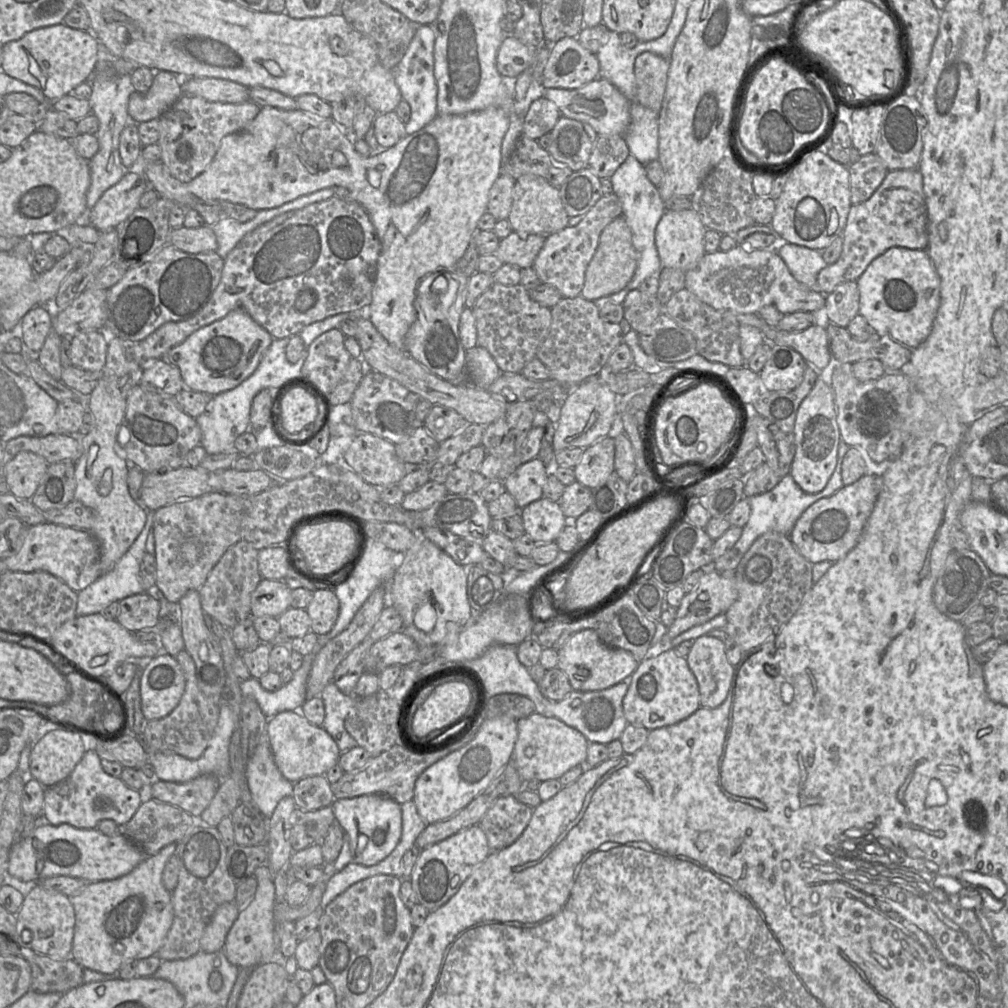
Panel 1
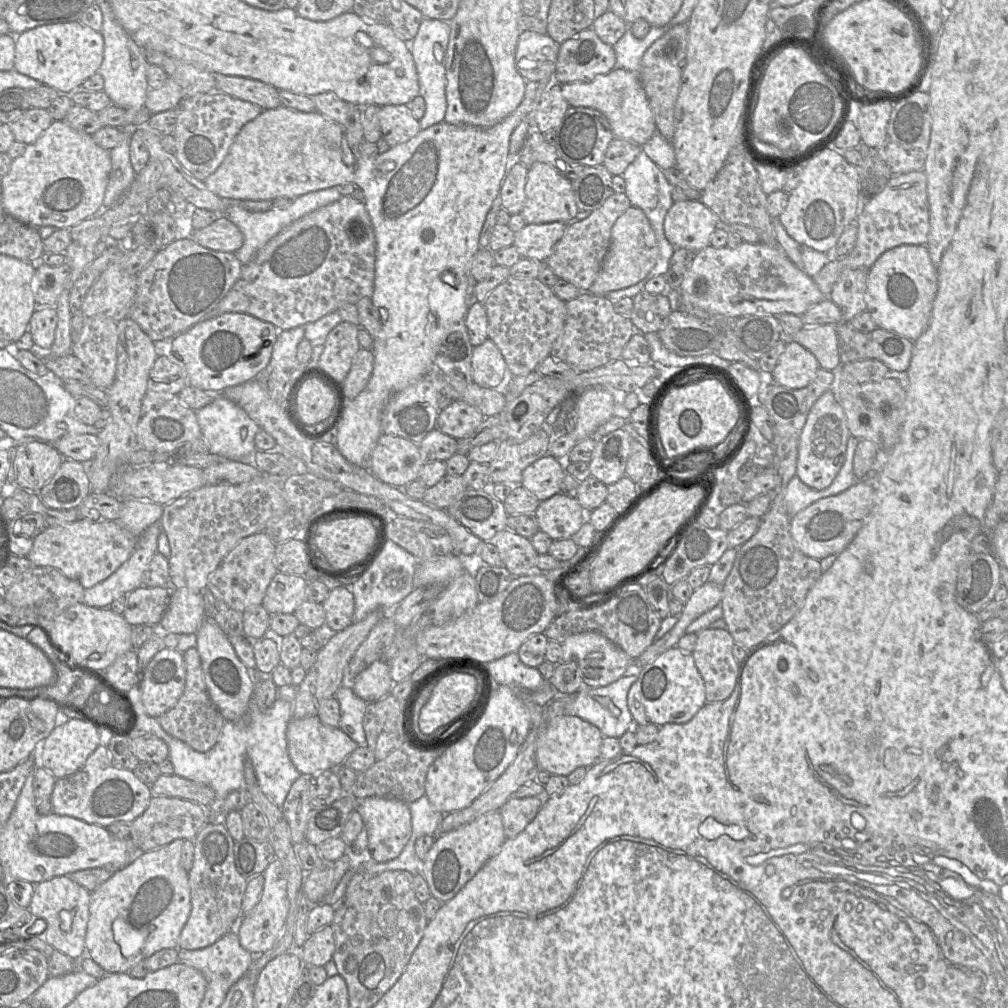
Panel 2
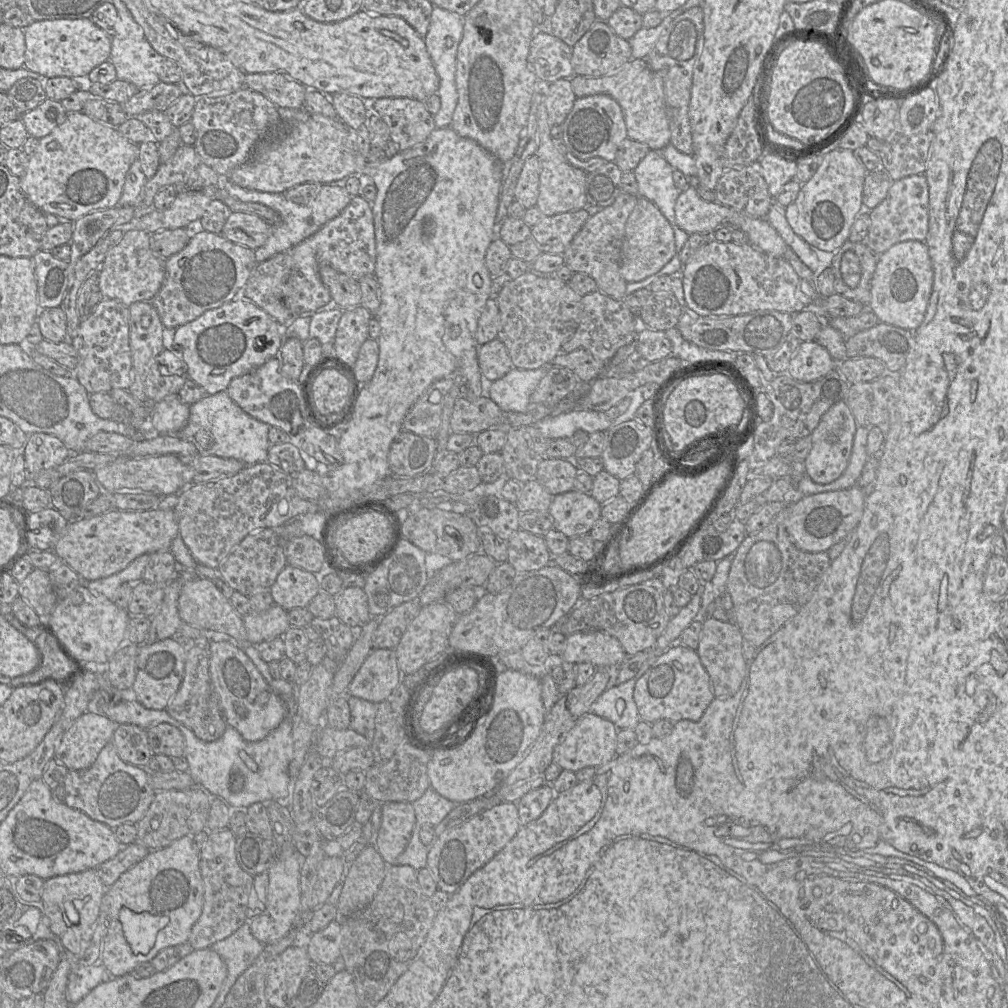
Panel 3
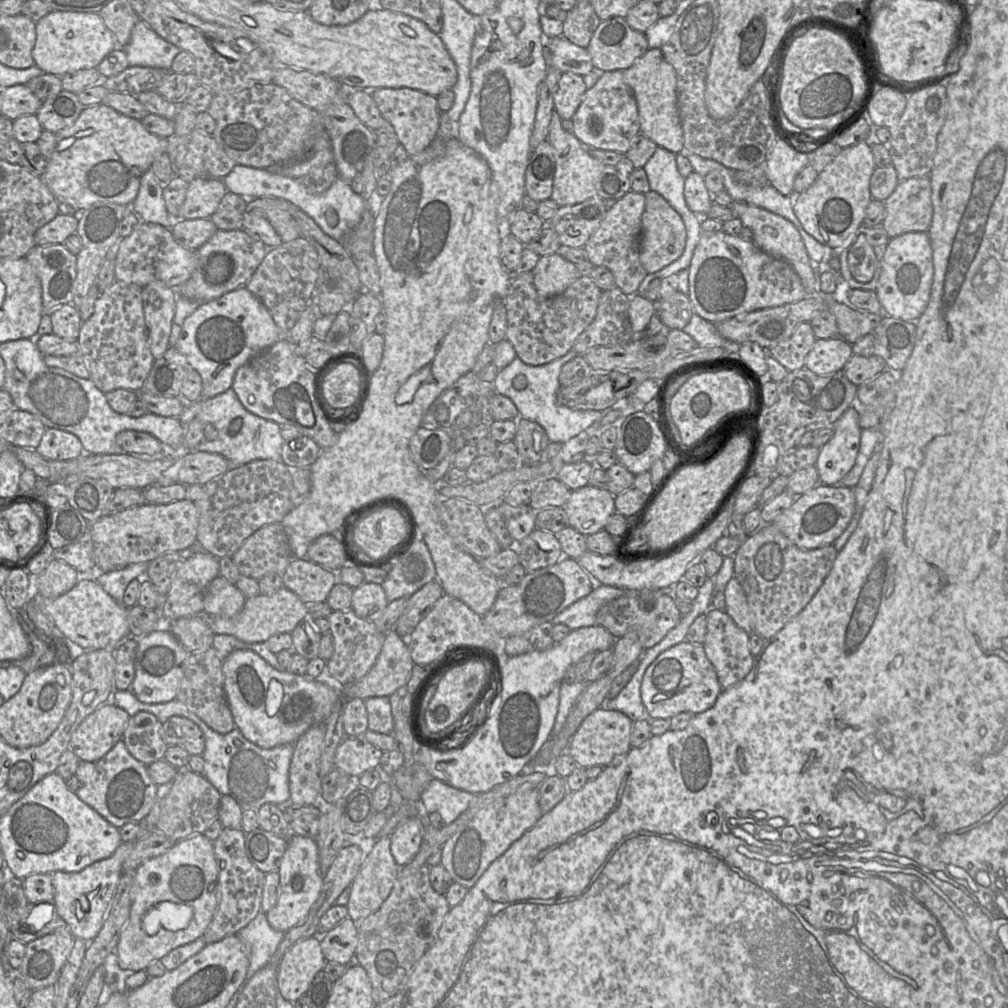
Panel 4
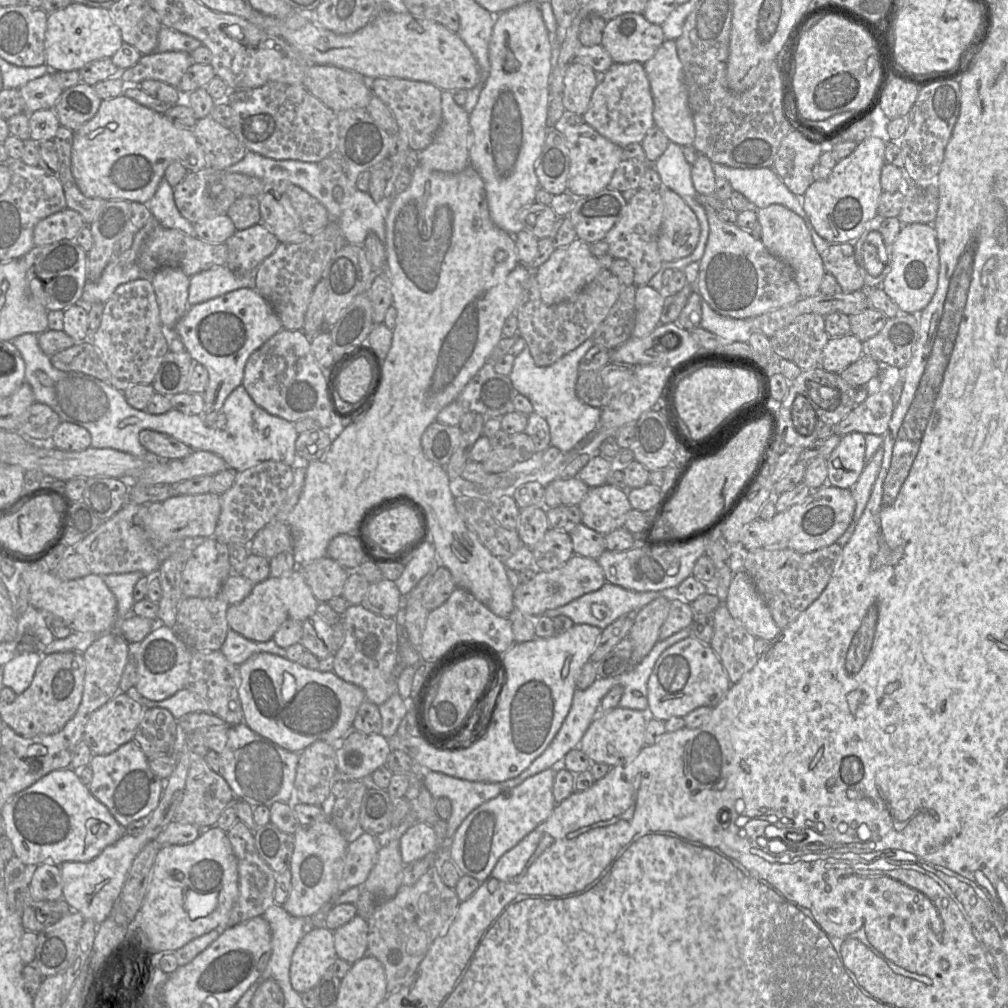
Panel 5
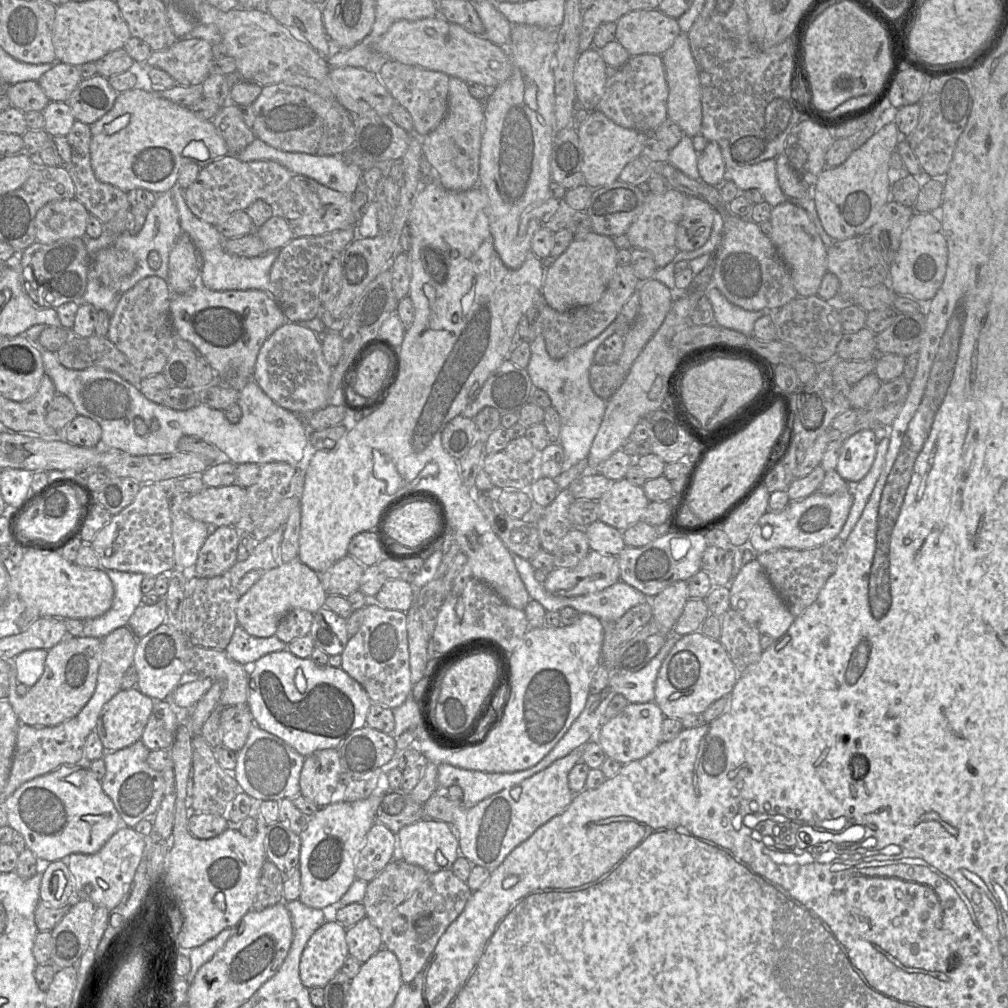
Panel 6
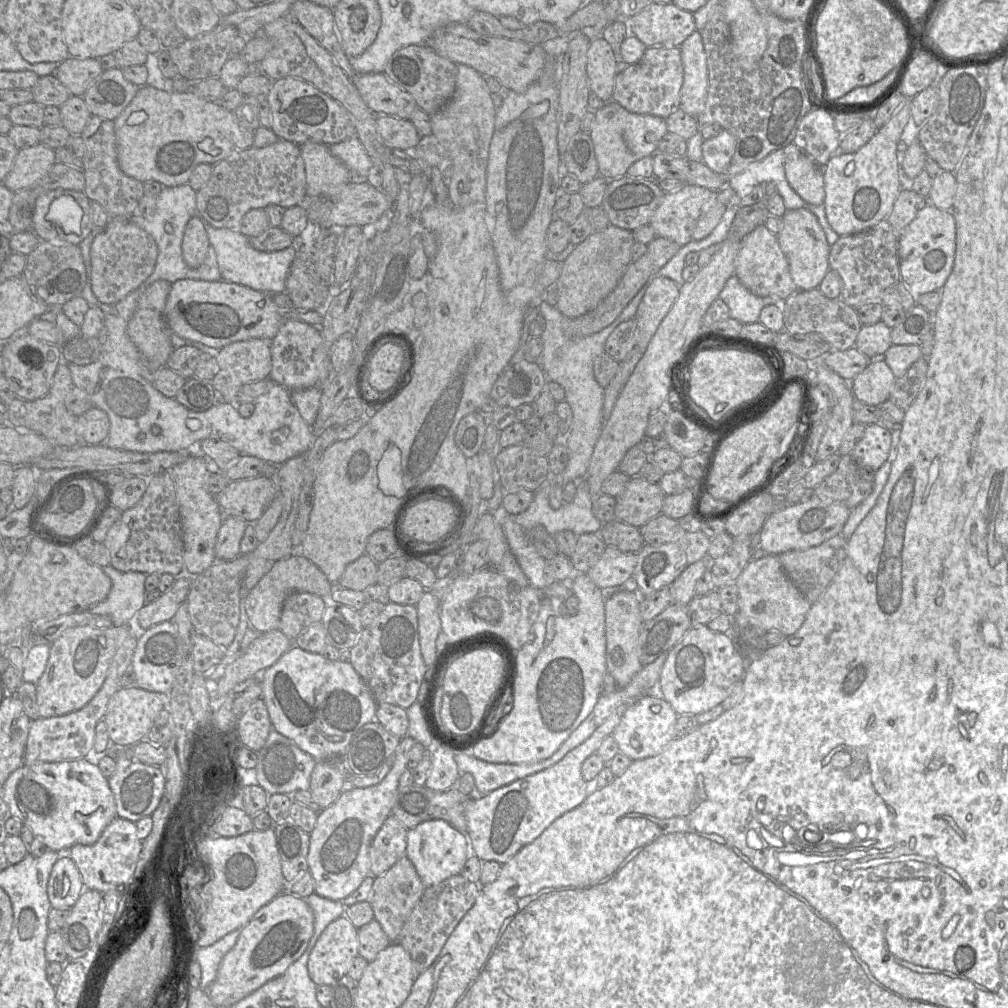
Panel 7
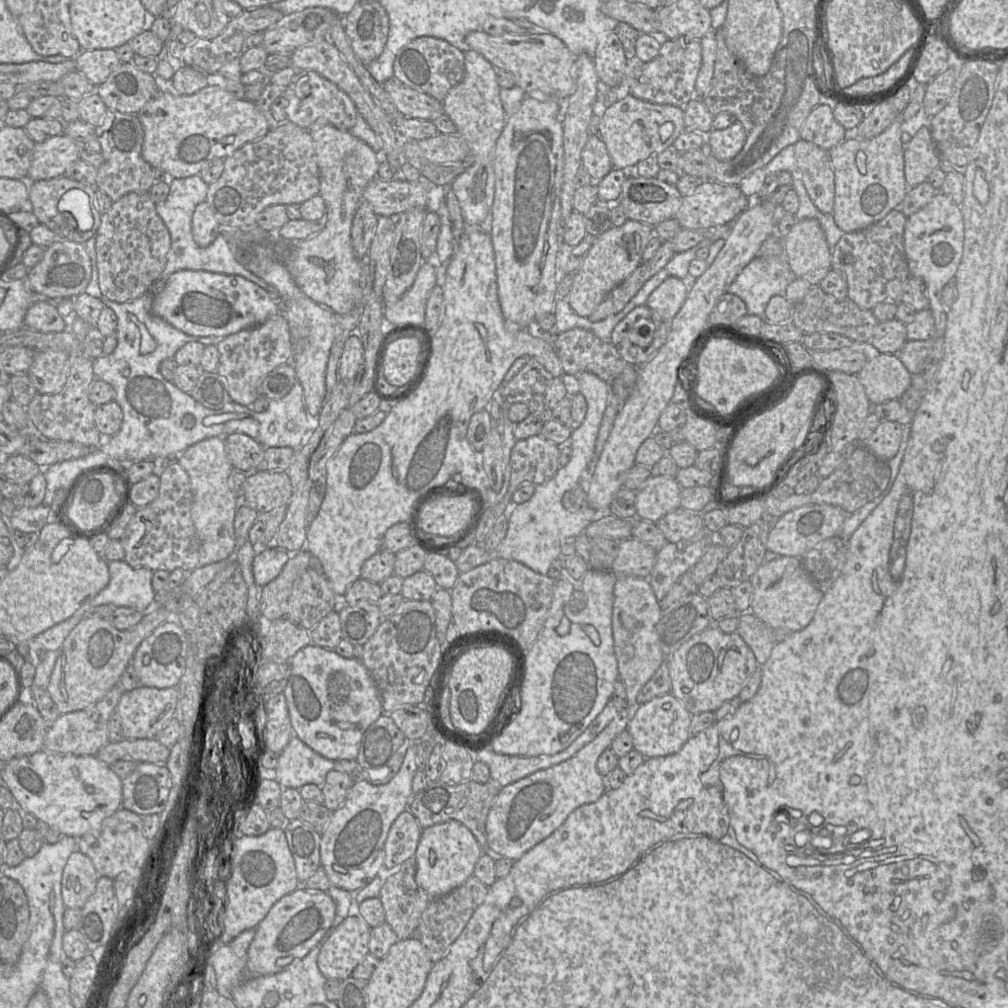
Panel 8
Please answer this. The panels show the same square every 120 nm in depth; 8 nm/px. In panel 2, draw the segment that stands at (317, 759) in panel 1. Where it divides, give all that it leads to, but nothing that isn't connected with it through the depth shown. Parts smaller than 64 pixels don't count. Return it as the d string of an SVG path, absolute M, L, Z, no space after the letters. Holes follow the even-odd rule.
M317 716L292 718L287 726L286 738L289 757L300 774L319 774L341 765L358 747L345 732L338 727L323 724Z

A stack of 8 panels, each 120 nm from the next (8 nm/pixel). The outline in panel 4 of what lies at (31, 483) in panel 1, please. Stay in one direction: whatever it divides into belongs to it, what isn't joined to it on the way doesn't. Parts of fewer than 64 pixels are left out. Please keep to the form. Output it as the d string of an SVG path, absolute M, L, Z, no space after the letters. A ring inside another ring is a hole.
M54 428L46 429L35 450L43 458L54 461L72 460L84 453L78 437Z

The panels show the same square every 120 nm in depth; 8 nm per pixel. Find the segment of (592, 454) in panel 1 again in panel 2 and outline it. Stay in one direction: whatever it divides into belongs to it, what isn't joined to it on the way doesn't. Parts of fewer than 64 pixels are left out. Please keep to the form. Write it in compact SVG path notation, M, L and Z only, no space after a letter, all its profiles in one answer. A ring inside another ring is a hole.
M625 429L598 438L592 459L588 463L591 476L606 486L614 484L625 476L630 450L631 434Z

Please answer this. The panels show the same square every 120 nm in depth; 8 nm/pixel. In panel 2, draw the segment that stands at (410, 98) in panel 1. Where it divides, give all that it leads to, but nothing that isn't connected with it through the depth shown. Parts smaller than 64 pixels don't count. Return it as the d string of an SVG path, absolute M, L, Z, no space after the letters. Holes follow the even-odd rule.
M425 18L421 22L418 32L412 42L409 43L410 51L416 67L418 82L420 88L419 96L425 101L425 113L419 120L421 130L427 129L435 124L444 121L447 110L446 100L446 71L444 60L439 61L433 53L434 44L442 44L447 47L450 35L450 26L448 21Z

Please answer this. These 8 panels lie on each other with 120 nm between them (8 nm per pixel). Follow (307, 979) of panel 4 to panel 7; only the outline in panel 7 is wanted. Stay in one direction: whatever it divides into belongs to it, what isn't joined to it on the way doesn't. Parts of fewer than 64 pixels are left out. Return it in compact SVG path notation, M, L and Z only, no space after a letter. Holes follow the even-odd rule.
M344 915L331 922L319 936L307 963L316 985L334 985L348 974L359 954L358 928Z

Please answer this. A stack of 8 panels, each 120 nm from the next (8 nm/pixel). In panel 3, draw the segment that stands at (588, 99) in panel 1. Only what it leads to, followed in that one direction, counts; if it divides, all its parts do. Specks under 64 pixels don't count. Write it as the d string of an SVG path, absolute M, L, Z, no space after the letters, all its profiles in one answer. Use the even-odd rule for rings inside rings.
M630 59L611 74L599 77L574 75L570 80L577 98L606 94L620 105L624 114L627 138L644 143L652 150L660 150L670 144L671 132L664 83L662 78L650 69L646 59Z

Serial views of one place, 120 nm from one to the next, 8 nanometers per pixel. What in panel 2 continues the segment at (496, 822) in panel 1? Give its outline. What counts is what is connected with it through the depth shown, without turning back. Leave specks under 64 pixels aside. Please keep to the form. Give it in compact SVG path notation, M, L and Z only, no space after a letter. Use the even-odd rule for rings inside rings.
M543 797L509 798L499 809L506 838L520 834L536 817L543 802Z

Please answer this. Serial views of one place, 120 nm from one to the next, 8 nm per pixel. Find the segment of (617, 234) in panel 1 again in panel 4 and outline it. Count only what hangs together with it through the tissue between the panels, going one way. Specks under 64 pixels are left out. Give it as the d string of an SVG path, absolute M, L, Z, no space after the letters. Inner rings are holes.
M657 192L645 195L645 209L641 217L640 262L647 274L657 272L676 261L683 253L687 232L678 212Z

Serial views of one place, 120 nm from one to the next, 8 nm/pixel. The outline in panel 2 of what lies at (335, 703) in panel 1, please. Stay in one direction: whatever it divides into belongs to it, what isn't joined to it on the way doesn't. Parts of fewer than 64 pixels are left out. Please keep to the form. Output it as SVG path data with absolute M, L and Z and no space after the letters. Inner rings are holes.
M343 684L334 696L340 705L339 728L358 746L367 745L363 718L367 703L355 695L349 684Z

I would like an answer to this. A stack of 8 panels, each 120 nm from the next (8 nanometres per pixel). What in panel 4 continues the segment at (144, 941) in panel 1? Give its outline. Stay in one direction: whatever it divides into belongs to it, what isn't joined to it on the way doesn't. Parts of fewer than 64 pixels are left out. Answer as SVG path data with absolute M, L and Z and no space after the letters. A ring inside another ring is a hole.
M203 833L178 841L165 853L138 866L131 889L132 905L129 919L114 951L117 966L123 972L145 970L153 960L160 960L171 950L202 937L217 908L218 874L213 842Z

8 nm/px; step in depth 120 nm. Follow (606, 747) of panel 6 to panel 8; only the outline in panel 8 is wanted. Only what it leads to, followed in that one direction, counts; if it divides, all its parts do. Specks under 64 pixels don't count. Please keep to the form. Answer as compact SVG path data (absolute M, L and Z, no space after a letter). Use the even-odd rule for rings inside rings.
M668 693L639 705L626 730L633 739L633 749L639 751L645 759L667 756L678 752L690 739L691 719L692 714L682 702Z

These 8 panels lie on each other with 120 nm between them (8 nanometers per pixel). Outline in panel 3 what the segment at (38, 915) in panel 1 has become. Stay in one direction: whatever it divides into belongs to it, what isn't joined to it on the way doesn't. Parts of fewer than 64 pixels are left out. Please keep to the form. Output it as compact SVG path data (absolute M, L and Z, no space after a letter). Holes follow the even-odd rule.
M97 869L55 876L45 880L41 902L43 912L50 919L50 929L58 938L58 943L64 952L70 956L82 955L93 936L96 923L100 916L102 898L108 887L102 882ZM74 900L83 900L81 909L73 910Z

